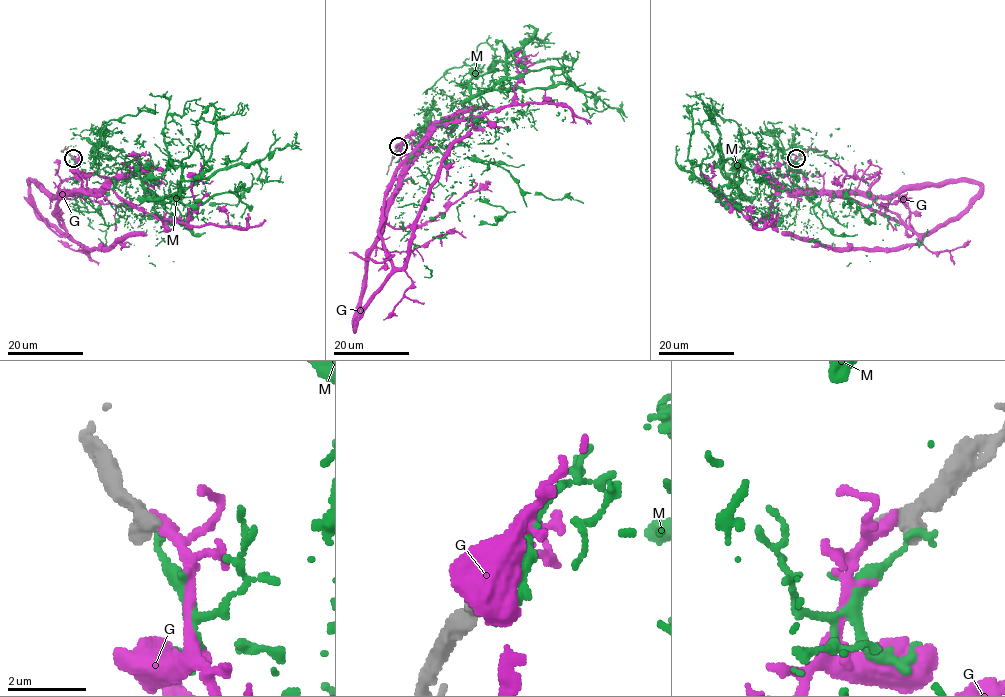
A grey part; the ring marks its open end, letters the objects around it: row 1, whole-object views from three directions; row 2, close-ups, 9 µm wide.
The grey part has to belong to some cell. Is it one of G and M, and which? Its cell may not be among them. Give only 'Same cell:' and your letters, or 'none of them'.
Same cell: none of them

